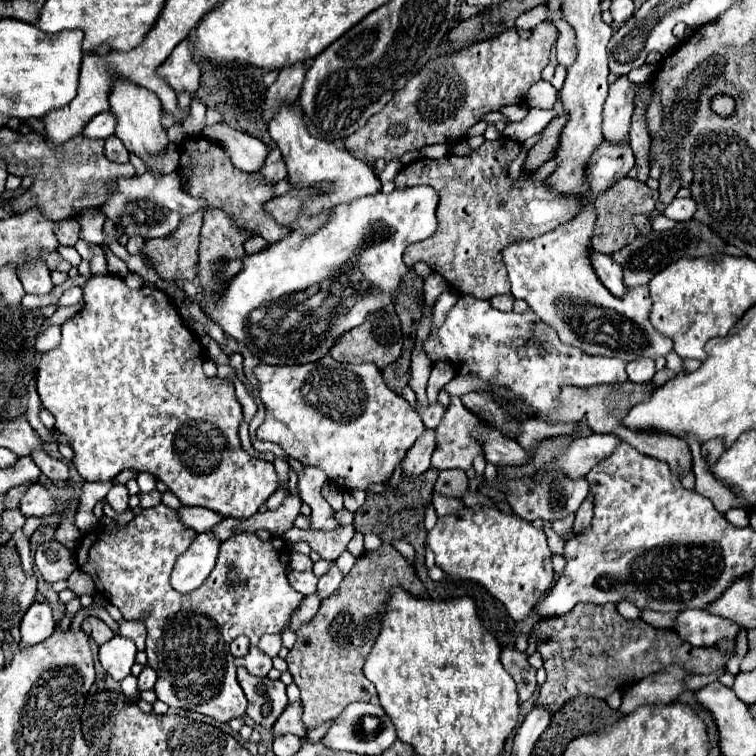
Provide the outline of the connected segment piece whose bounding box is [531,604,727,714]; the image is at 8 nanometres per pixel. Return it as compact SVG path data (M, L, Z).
M577 604L577 608L565 616L539 620L531 632L537 638L537 652L541 654L547 672L547 680L539 690L535 708L549 708L553 714L577 694L605 700L615 690L631 686L669 664L681 664L695 674L711 674L727 662L717 648L695 648L681 640L675 630L655 628L653 638L653 626L641 618L625 620L617 612L615 604Z

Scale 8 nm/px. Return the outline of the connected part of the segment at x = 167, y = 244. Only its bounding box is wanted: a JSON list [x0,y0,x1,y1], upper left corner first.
[145,212,203,280]

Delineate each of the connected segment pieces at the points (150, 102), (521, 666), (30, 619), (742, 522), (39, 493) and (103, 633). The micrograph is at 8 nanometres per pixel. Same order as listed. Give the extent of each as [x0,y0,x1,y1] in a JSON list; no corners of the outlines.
[[109,80,169,177],[501,648,537,702],[21,602,55,646],[725,508,749,528],[19,484,57,516],[87,616,115,646]]

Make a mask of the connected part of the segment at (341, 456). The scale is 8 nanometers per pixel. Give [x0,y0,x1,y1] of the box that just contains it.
[253,356,425,490]

